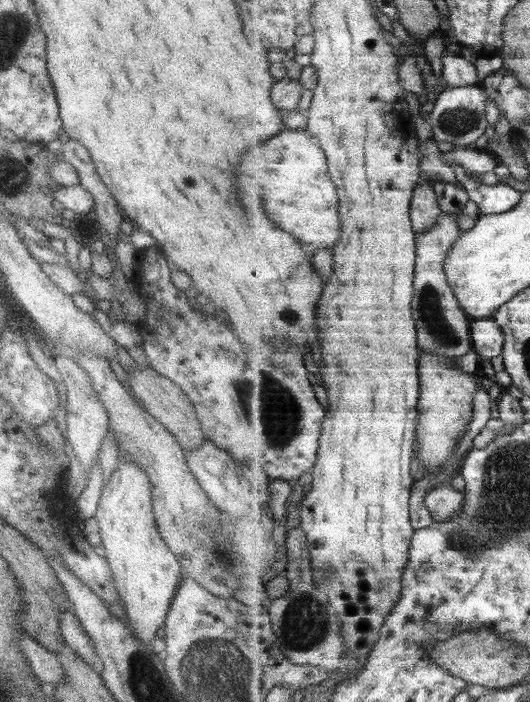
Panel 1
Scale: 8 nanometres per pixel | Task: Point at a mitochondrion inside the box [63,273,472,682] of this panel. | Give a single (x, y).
(267, 396)

